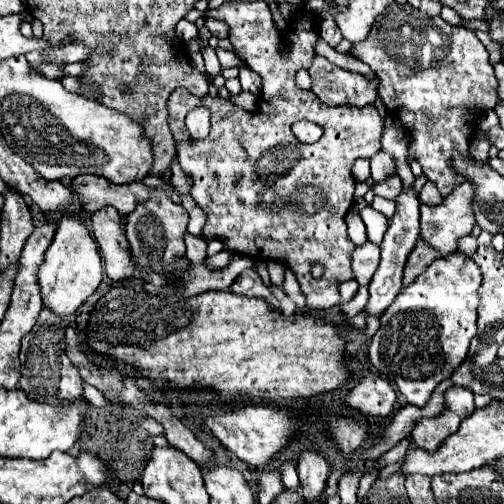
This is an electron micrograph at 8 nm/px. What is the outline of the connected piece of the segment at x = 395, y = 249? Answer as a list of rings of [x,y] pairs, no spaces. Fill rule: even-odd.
[[[414,188],[402,190],[402,194],[396,200],[396,214],[390,220],[390,226],[388,226],[388,230],[384,234],[382,244],[380,244],[380,248],[382,248],[380,266],[378,266],[370,286],[368,286],[370,288],[370,300],[368,300],[368,306],[366,306],[368,316],[382,314],[402,290],[402,272],[404,272],[404,266],[406,266],[406,258],[414,250],[416,240],[420,236],[420,212],[418,212],[418,206],[420,204],[418,204],[418,198],[414,194]]]

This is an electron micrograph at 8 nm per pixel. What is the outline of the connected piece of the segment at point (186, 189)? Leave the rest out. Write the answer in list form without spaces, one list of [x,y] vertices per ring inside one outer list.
[[[176,157],[172,160],[170,168],[170,184],[174,186],[174,190],[176,190],[178,194],[190,194],[190,188],[192,188],[192,186],[190,186],[190,184],[192,184],[190,180],[192,180],[192,178],[180,168]]]

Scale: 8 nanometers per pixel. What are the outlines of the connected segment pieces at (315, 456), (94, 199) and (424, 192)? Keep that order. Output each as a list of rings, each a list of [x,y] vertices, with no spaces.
[[[304,452],[298,462],[298,476],[300,476],[300,492],[306,502],[318,502],[326,488],[328,480],[328,462],[318,452]]]
[[[78,176],[74,180],[74,194],[78,196],[86,212],[96,212],[104,206],[114,206],[122,216],[128,216],[136,204],[148,200],[150,190],[142,182],[132,182],[126,186],[110,184],[100,176]]]
[[[430,180],[424,184],[424,188],[420,190],[420,200],[422,204],[428,204],[428,206],[436,206],[436,204],[442,204],[442,196],[436,188],[436,184],[432,184]]]

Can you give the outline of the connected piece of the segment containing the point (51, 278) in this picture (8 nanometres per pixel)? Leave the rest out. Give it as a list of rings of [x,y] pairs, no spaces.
[[[68,214],[60,220],[56,236],[46,252],[46,260],[40,266],[38,280],[40,280],[44,306],[58,316],[68,316],[76,312],[76,308],[98,288],[98,284],[102,282],[100,252],[82,216]]]

